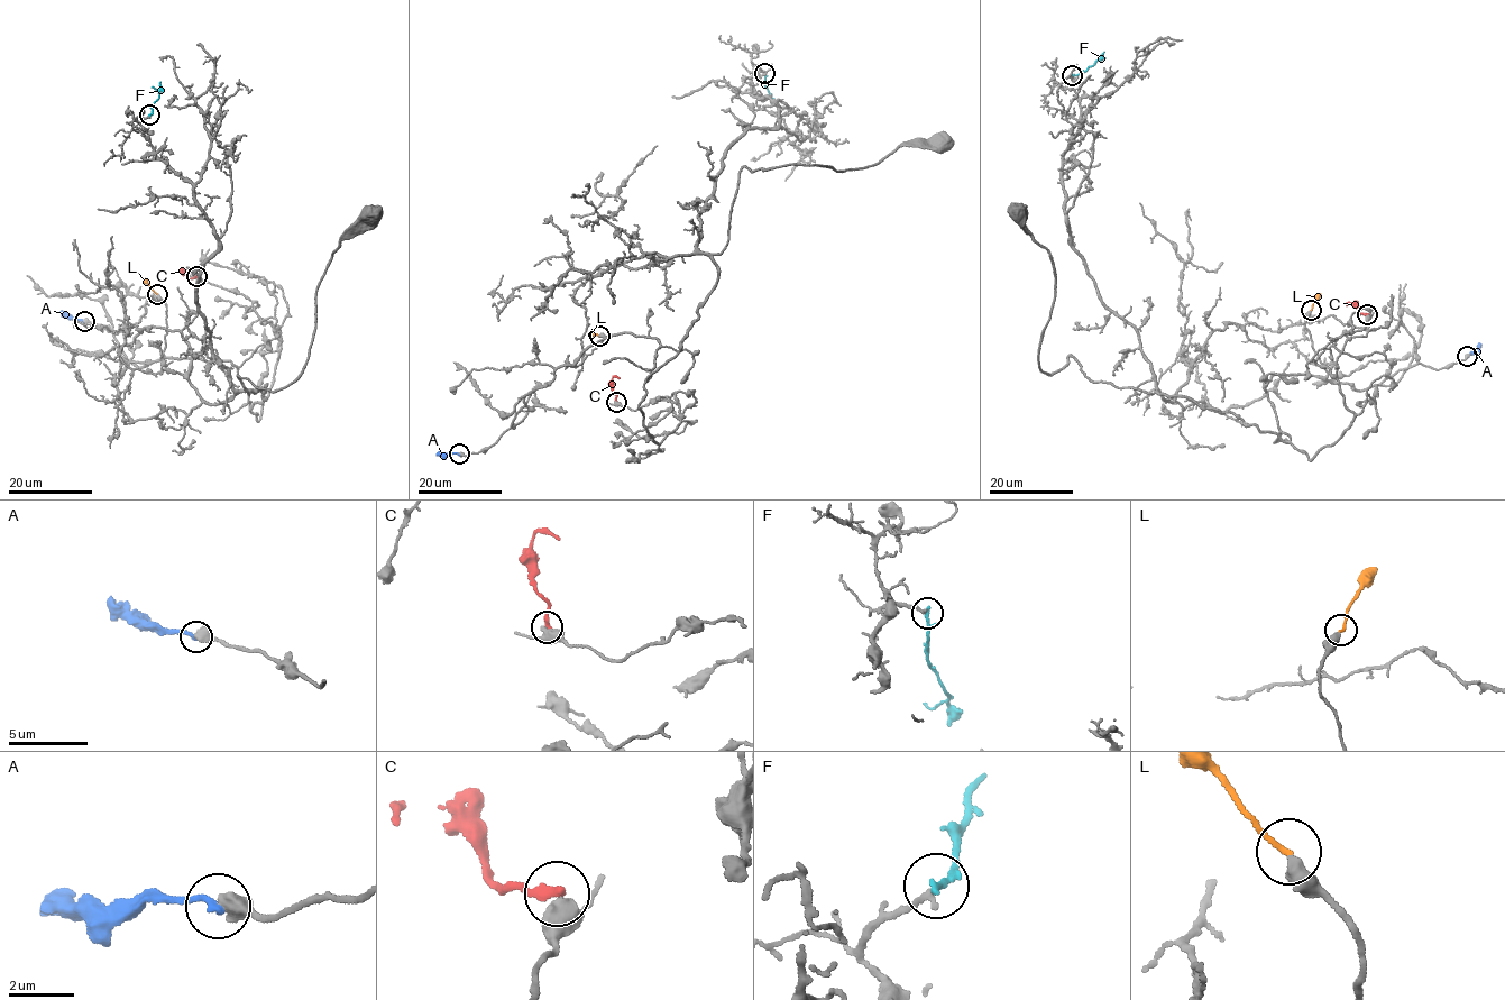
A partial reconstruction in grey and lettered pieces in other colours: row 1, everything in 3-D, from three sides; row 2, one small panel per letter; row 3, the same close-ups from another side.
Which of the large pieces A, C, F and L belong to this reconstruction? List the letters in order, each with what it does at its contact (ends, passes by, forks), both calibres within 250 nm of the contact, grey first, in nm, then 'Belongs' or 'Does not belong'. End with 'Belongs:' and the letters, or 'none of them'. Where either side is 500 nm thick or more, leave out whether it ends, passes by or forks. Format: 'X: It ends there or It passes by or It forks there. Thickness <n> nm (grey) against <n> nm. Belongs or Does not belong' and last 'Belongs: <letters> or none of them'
A: Thickness 600 nm (grey) against 240 nm. Does not belong
C: It ends there. Thickness 420 nm (grey) against 320 nm. Does not belong
F: It ends there. Thickness 200 nm (grey) against 240 nm. Belongs
L: It ends there. Thickness 460 nm (grey) against 160 nm. Belongs
Belongs: F, L

